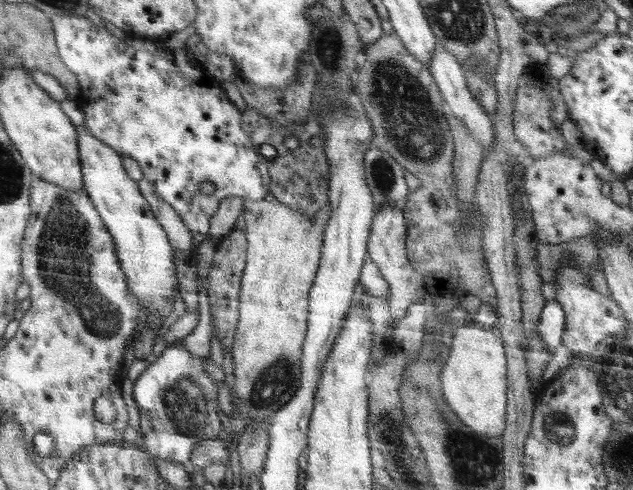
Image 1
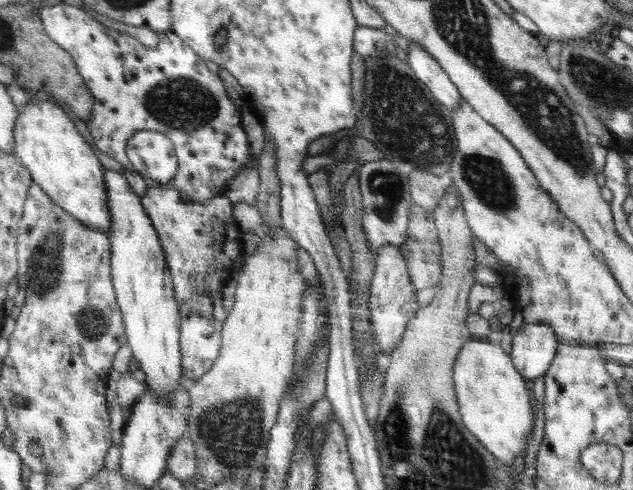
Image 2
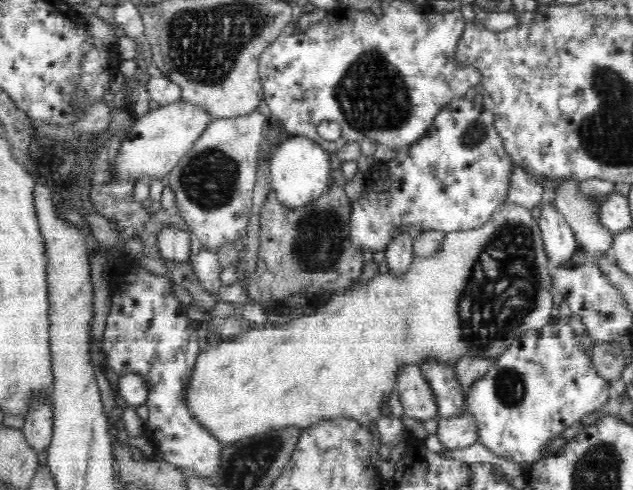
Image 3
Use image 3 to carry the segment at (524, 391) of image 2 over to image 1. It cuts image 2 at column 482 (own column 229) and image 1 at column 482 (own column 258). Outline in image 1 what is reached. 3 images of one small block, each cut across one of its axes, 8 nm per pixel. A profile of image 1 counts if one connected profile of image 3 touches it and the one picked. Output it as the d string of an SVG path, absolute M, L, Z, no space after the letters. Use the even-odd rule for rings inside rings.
M471 322L449 329L449 358L441 377L445 400L458 418L474 432L486 436L502 436L506 430L506 358L502 340L490 330Z

